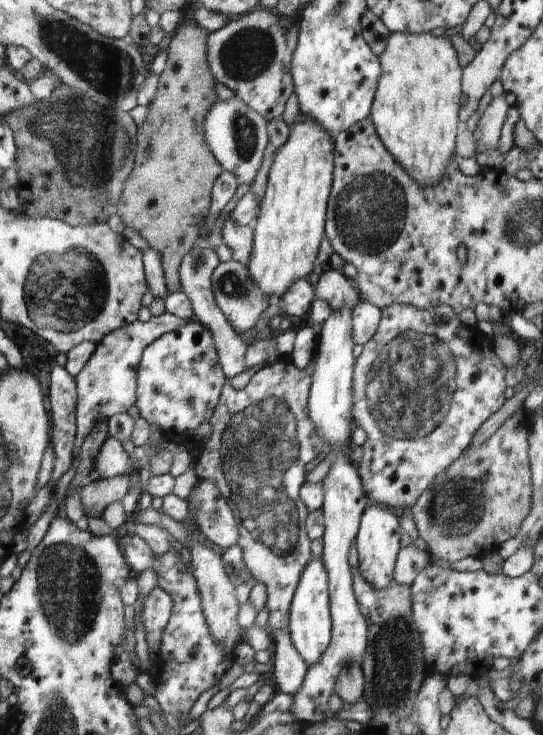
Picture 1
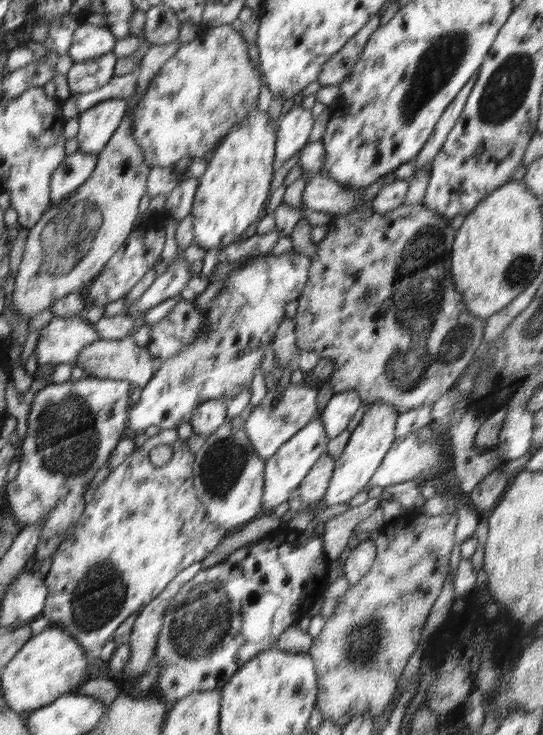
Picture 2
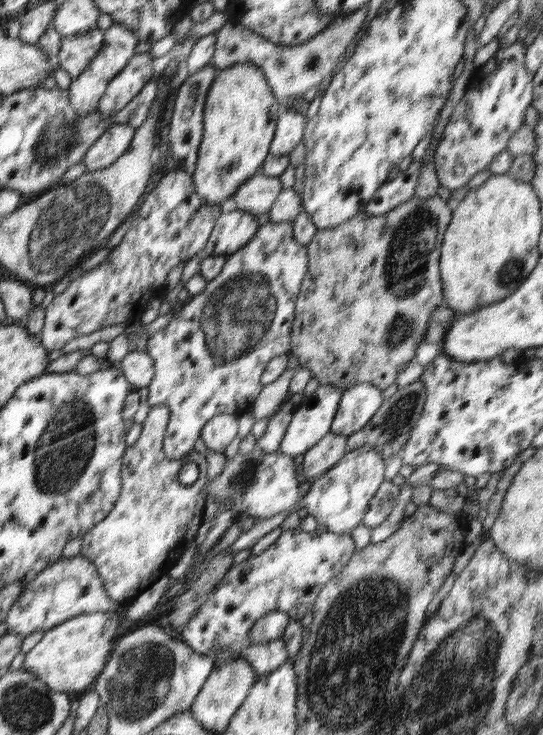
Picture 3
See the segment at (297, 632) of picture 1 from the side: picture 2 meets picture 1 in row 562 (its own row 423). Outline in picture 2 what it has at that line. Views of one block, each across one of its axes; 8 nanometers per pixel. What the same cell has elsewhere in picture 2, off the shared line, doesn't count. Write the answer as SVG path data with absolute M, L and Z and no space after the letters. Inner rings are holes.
M312 417L302 430L298 430L288 443L283 446L265 462L264 489L262 494L262 507L275 509L280 504L292 499L298 491L302 480L312 469L312 466L324 456L327 446L326 432L320 417Z

